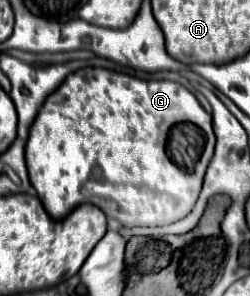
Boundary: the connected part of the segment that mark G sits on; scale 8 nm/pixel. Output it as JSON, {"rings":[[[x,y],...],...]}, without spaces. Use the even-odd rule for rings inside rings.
{"rings":[[[84,67],[84,69],[78,69],[76,73],[68,75],[64,79],[64,83],[44,101],[36,121],[30,127],[30,137],[26,141],[26,167],[28,167],[30,183],[34,185],[36,193],[38,193],[38,199],[44,203],[44,209],[48,211],[48,215],[52,219],[64,219],[64,215],[68,215],[74,207],[80,205],[78,201],[90,201],[92,205],[100,207],[108,217],[114,217],[120,225],[126,225],[126,227],[134,227],[134,225],[140,225],[140,227],[168,225],[168,223],[174,223],[174,221],[182,219],[184,215],[188,215],[192,211],[192,207],[194,207],[194,203],[200,195],[200,189],[202,189],[202,177],[204,177],[208,159],[200,161],[200,157],[198,157],[200,149],[202,149],[200,145],[204,145],[204,131],[200,127],[212,127],[212,117],[204,111],[204,107],[198,103],[198,99],[184,85],[174,83],[174,81],[142,81],[142,79],[130,77],[126,73],[116,73],[116,71],[108,71],[108,69],[100,69],[100,67]],[[166,137],[168,137],[168,153],[170,153],[170,159],[174,163],[168,159],[166,149],[164,149]],[[194,165],[196,165],[196,171],[192,171],[192,173],[186,171],[186,169],[180,169],[180,167],[194,167]]]}

